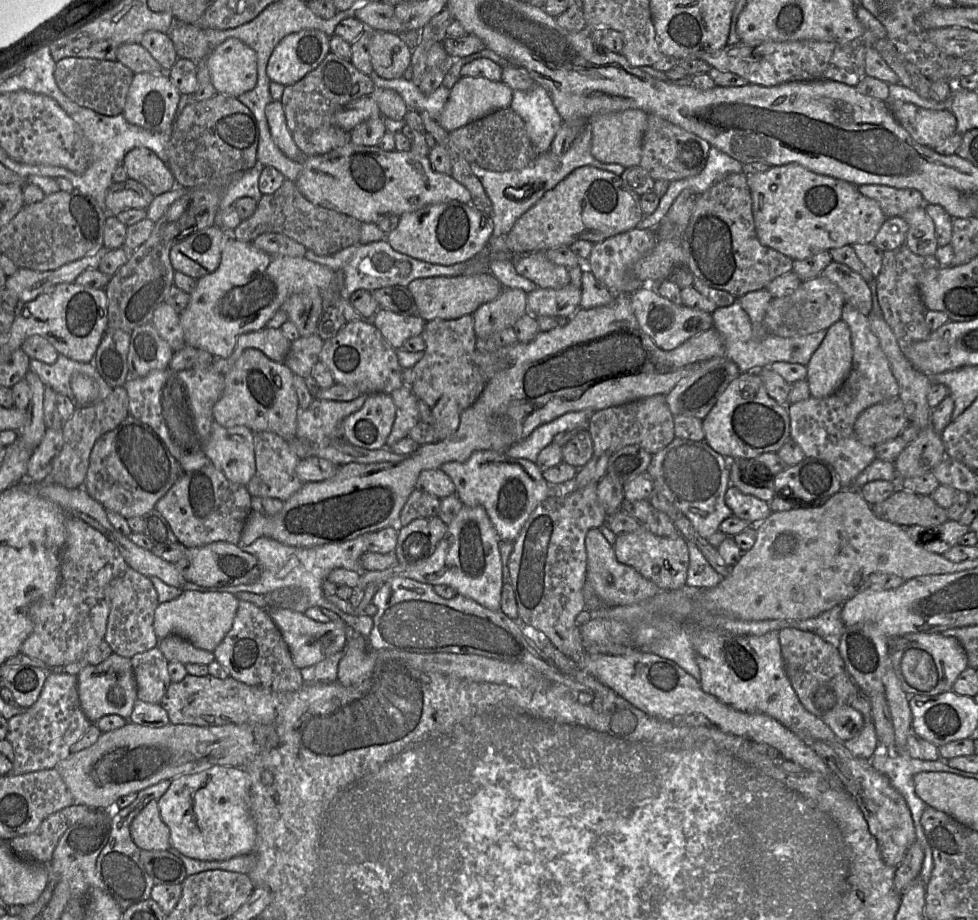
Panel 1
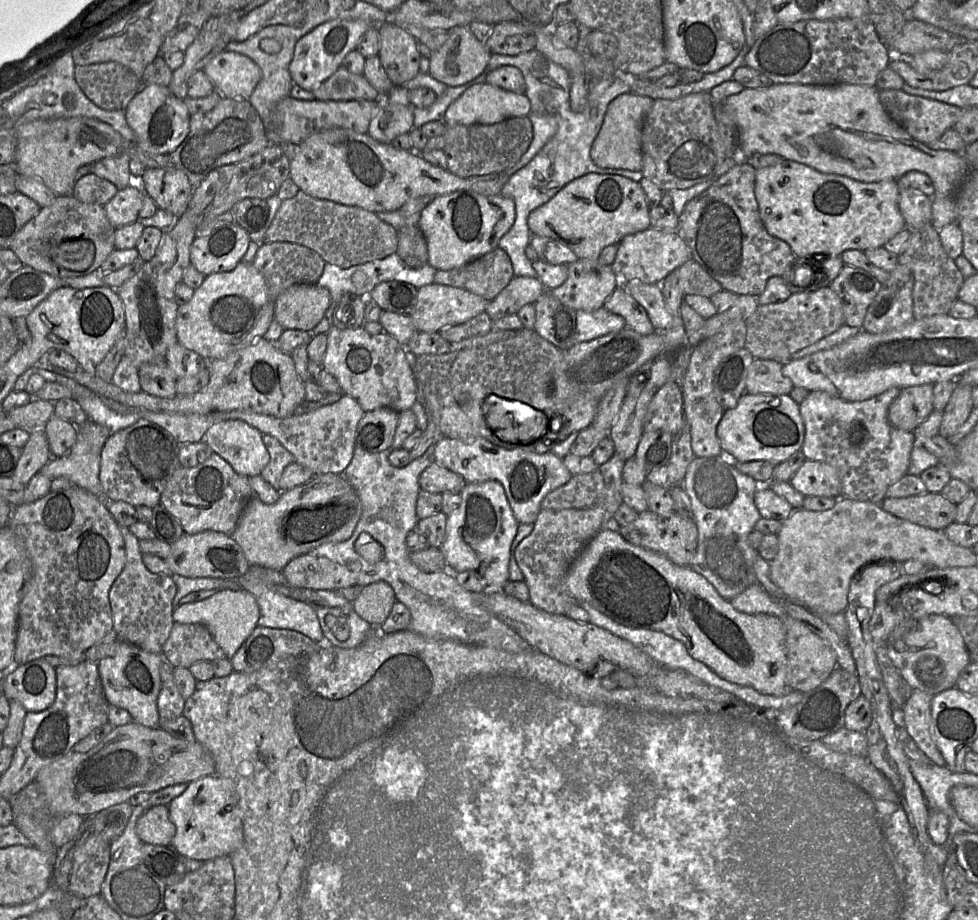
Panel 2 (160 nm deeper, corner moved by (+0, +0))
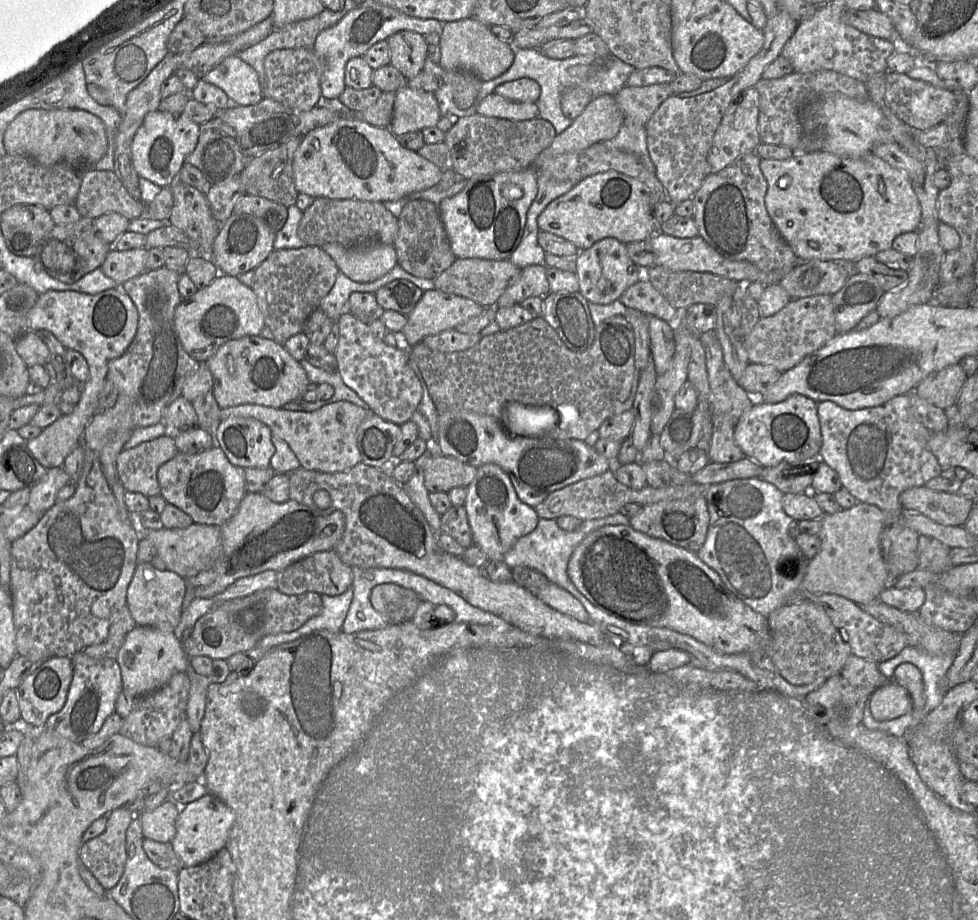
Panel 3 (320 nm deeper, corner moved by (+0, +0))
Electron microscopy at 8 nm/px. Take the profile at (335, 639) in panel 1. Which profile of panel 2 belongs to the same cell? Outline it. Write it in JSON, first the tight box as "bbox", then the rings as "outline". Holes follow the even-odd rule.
{"bbox":[440,480,517,592],"outline":[[[496,480],[466,483],[458,507],[447,516],[446,534],[440,550],[449,572],[475,570],[486,580],[485,592],[501,590],[509,580],[509,561],[517,522],[503,485]]]}

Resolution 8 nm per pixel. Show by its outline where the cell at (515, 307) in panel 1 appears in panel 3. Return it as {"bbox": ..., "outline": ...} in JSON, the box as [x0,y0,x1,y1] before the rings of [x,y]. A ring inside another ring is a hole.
{"bbox":[496,265,549,308],"outline":[[[530,265],[521,269],[519,277],[501,295],[496,308],[520,304],[529,297],[544,297],[549,293],[546,265]]]}

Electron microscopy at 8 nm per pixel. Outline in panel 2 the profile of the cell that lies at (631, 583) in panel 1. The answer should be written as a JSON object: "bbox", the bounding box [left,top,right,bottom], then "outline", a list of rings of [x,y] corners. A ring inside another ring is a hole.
{"bbox":[564,529,793,696],"outline":[[[601,529],[598,531],[571,564],[564,579],[564,586],[568,594],[573,596],[577,601],[587,602],[595,609],[614,620],[632,626],[661,631],[681,641],[686,646],[688,653],[692,658],[708,666],[723,679],[735,684],[749,686],[761,693],[774,696],[783,696],[793,690],[787,684],[788,659],[786,650],[786,630],[780,618],[771,614],[752,615],[736,610],[730,603],[730,600],[723,598],[716,591],[714,586],[704,576],[693,570],[691,566],[679,566],[662,554],[640,546],[632,545],[622,537],[620,532],[607,529]]]}

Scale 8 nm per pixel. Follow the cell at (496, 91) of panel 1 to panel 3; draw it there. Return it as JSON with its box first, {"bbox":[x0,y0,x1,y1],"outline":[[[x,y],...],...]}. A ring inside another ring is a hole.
{"bbox":[476,92,539,121],"outline":[[[493,92],[477,103],[476,114],[523,121],[536,118],[539,115],[539,109],[537,103],[515,102]]]}

